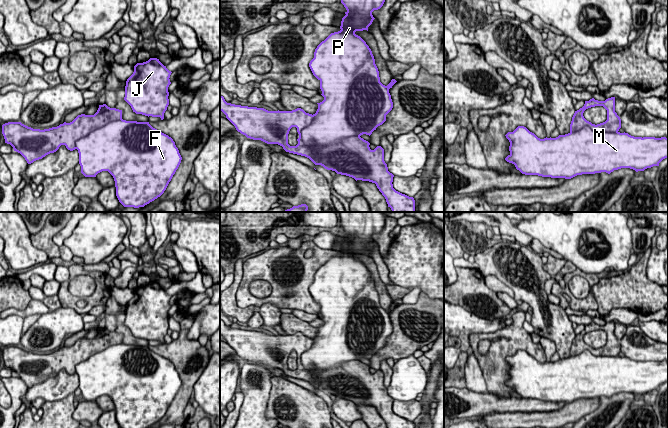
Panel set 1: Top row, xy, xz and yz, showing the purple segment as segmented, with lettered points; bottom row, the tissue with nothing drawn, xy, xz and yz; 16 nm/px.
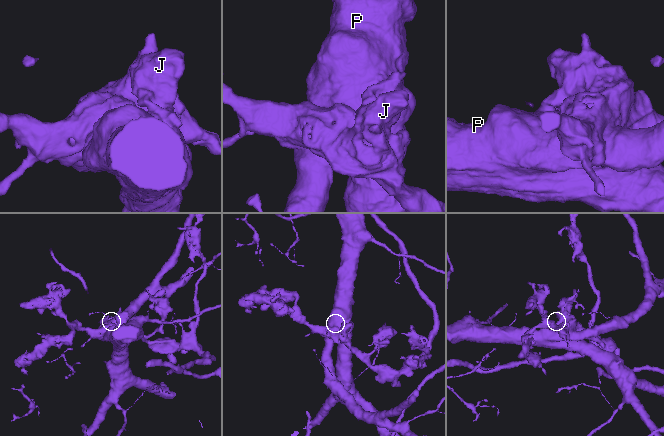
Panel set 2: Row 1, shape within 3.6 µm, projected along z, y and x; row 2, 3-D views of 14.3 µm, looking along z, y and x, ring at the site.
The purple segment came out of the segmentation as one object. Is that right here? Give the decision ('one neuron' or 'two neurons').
two neurons

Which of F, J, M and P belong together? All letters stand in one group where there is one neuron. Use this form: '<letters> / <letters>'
F M P / J

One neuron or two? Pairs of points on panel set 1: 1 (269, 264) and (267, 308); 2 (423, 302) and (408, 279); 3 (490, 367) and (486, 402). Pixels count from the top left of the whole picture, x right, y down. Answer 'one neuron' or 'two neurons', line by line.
1: two neurons
2: two neurons
3: two neurons

